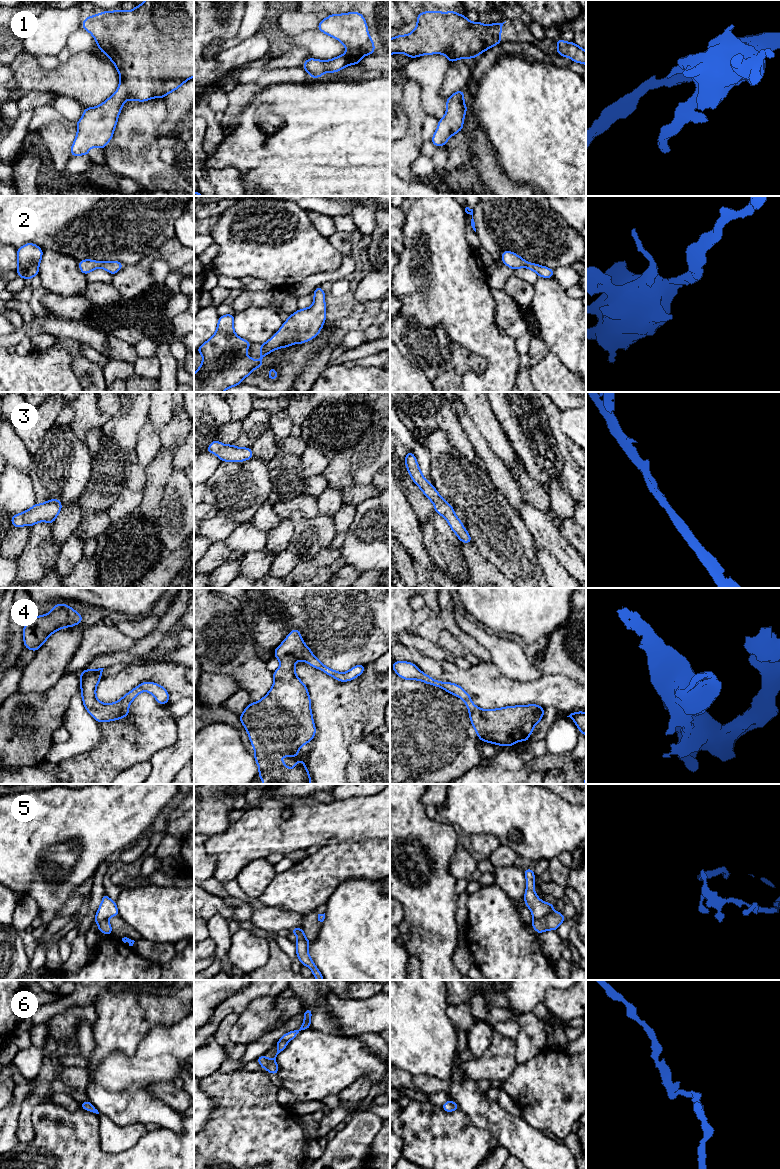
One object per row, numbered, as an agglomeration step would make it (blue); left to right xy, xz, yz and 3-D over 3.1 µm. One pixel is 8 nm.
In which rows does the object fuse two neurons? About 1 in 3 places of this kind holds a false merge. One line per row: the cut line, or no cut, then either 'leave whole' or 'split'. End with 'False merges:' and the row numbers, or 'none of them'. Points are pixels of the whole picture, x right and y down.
1: no cut; leave whole
2: no cut; leave whole
3: no cut; leave whole
4: no cut; leave whole
5: cut in yz along (547, 914), (533, 919); split
6: no cut; leave whole
False merges: 5

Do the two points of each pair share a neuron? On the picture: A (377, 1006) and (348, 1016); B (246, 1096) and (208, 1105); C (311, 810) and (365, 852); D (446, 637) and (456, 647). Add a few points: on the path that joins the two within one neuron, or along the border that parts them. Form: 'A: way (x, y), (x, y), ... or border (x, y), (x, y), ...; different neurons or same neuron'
A: way (371, 1013), (369, 1015), (355, 1016); same neuron
B: border (204, 1089), (215, 1102), (214, 1112), (206, 1124); different neurons
C: border (372, 837), (366, 840), (329, 839), (326, 842); different neurons
D: way (448, 639), (454, 645); same neuron

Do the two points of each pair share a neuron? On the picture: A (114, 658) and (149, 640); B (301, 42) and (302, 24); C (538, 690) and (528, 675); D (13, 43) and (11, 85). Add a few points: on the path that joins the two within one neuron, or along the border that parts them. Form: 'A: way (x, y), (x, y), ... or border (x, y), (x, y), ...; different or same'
A: way (123, 657), (132, 656), (140, 649); same
B: border (316, 28), (304, 30), (292, 37); different
C: border (542, 674), (531, 681), (516, 681), (509, 678); different
D: border (22, 50), (10, 64); different

